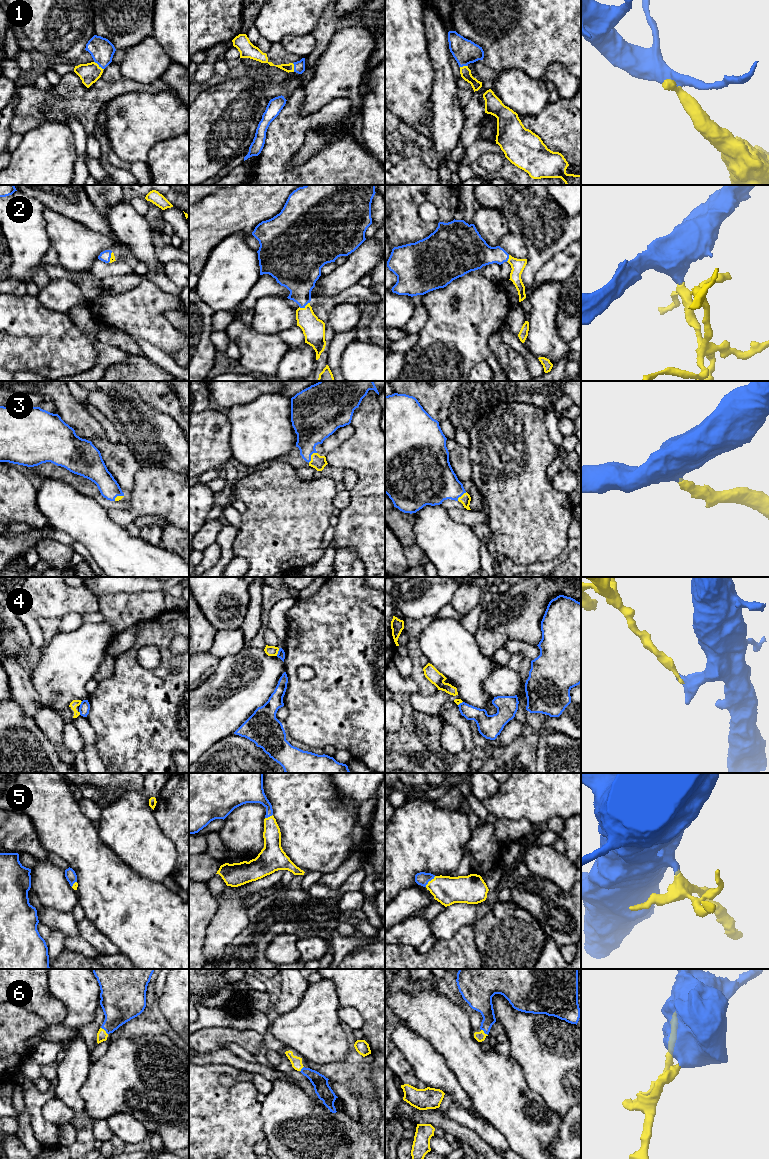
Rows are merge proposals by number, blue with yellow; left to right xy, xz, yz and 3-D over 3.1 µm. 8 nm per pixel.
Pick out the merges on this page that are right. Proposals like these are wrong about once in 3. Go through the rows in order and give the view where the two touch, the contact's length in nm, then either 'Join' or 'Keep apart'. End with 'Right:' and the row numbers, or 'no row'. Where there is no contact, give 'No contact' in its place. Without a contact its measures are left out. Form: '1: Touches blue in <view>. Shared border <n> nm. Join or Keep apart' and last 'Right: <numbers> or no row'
1: Touches blue in xy. Shared border 100 nm. Join
2: Touches blue in xz. Shared border 100 nm. Join
3: Touches blue in xz. Shared border 110 nm. Join
4: Touches blue in xz. Shared border 60 nm. Keep apart
5: Touches blue in yz. Shared border 120 nm. Join
6: Touches blue in xy. Shared border 80 nm. Join
Right: 1, 2, 3, 5, 6

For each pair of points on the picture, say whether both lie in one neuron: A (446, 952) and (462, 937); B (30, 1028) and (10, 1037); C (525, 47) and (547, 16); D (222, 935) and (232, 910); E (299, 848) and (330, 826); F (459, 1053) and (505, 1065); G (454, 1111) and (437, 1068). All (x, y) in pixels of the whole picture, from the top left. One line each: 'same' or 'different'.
A: same
B: same
C: same
D: same
E: same
F: same
G: different

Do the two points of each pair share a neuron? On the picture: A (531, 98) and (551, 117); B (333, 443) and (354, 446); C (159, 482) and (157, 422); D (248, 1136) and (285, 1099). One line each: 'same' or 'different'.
A: different
B: different
C: different
D: different

